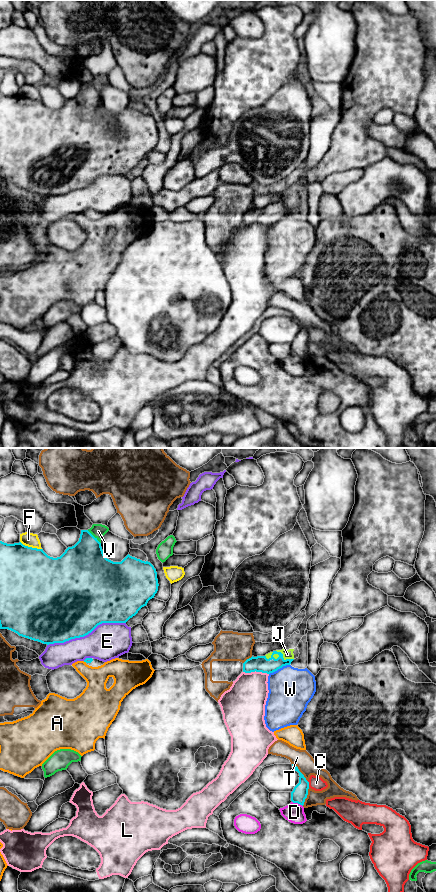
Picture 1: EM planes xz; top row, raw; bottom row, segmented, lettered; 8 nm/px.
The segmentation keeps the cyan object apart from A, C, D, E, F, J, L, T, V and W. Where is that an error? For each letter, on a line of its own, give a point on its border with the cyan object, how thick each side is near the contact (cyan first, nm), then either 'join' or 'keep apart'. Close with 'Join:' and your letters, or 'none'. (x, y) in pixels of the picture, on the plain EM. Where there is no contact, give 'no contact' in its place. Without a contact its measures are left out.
A: xz (85, 213) | 50/180 nm | keep apart
C: xz (308, 336) | 120/120 nm | keep apart
D: xz (297, 354) | 120/160 nm | keep apart
E: xz (86, 186) | 500/300 nm | keep apart
F: xz (31, 99) | 480/110 nm | keep apart
J: xz (280, 204) | 130/80 nm | join
L: xz (256, 223) | 130/320 nm | keep apart
T: xz (300, 324) | 120/150 nm | keep apart
V: xz (94, 89) | 380/110 nm | keep apart
W: xz (279, 220) | 130/360 nm | keep apart
Join: J

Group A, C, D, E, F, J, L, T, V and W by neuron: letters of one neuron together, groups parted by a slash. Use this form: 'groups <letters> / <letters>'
groups A / C / D / E / F / J / L / T / V / W

